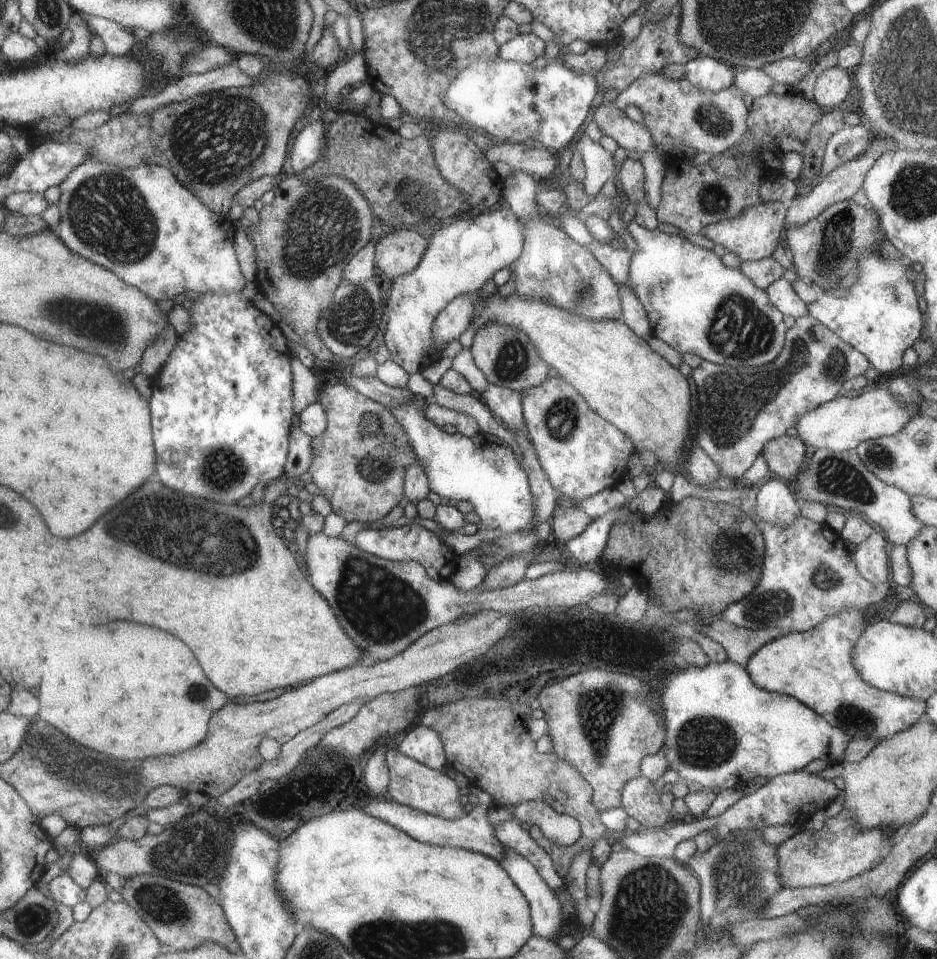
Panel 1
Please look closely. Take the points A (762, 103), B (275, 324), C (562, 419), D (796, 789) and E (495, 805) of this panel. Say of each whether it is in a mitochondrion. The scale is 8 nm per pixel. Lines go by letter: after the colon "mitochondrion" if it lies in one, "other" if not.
A: other
B: other
C: mitochondrion
D: other
E: other

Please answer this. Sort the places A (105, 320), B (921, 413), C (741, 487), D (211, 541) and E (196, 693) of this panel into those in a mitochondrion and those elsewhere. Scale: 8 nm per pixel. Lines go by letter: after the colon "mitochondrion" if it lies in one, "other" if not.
A: mitochondrion
B: other
C: other
D: mitochondrion
E: mitochondrion

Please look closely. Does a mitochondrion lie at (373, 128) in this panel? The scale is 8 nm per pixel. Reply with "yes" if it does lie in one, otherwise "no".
no

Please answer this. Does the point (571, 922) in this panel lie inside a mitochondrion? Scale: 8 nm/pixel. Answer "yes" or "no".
no

